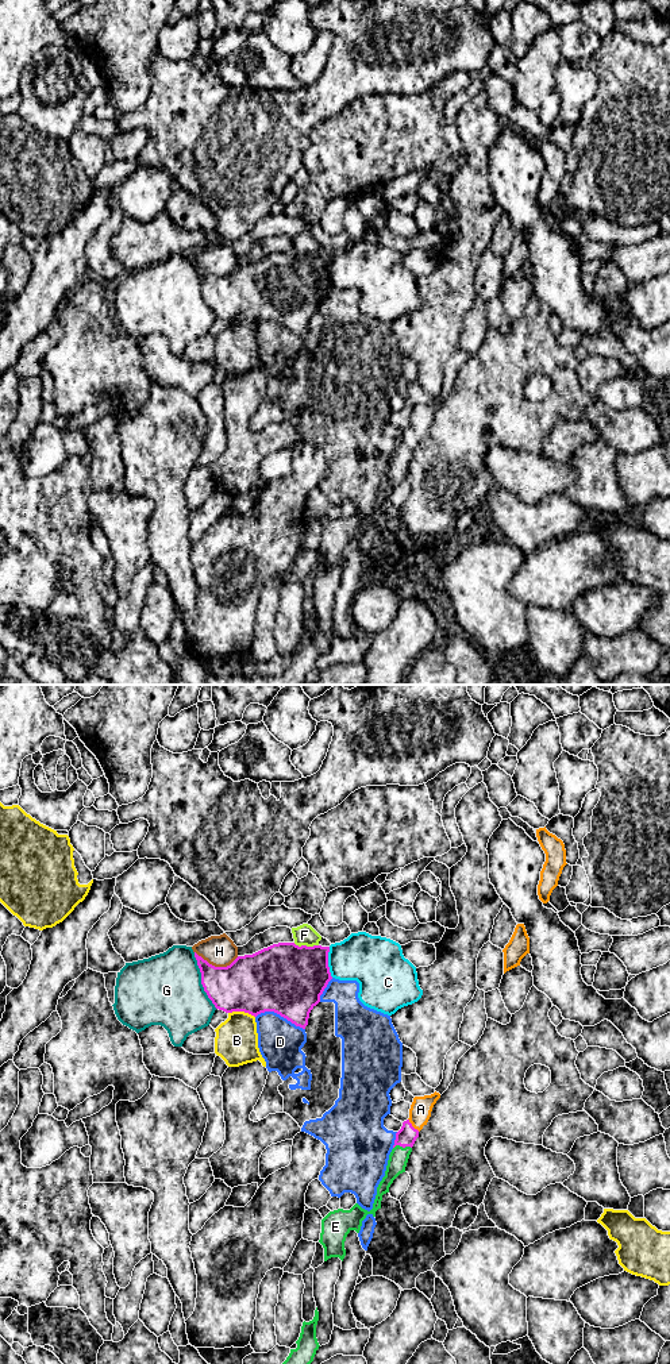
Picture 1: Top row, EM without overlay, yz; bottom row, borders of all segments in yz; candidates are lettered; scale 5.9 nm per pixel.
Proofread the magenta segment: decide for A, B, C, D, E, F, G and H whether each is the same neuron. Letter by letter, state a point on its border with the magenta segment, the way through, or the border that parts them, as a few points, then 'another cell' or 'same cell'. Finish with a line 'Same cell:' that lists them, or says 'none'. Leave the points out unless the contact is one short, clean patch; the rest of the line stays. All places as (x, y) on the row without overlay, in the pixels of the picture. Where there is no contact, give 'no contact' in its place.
A: meets magenta in yz at (411, 434); border along yz (408, 427), (419, 439); another cell
B: meets magenta in yz at (242, 319); another cell
C: meets magenta in yz at (327, 270); another cell
D: meets magenta in yz at (280, 323); another cell
E: meets magenta in yz at (401, 454); border along yz (411, 455), (396, 454), (393, 457); another cell
F: meets magenta in yz at (305, 254); another cell
G: meets magenta in yz at (201, 289); another cell
H: meets magenta in yz at (216, 276); border along yz (195, 259), (215, 274), (228, 274), (238, 265); another cell
Same cell: none

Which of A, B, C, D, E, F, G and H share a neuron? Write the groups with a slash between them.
A E / B / C / D / F / G / H

